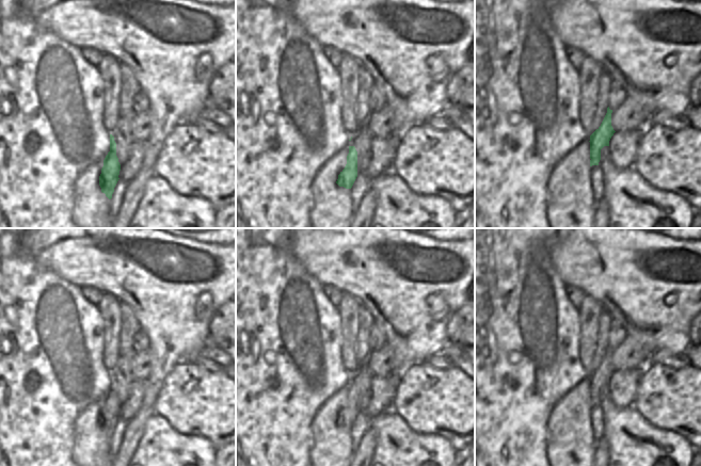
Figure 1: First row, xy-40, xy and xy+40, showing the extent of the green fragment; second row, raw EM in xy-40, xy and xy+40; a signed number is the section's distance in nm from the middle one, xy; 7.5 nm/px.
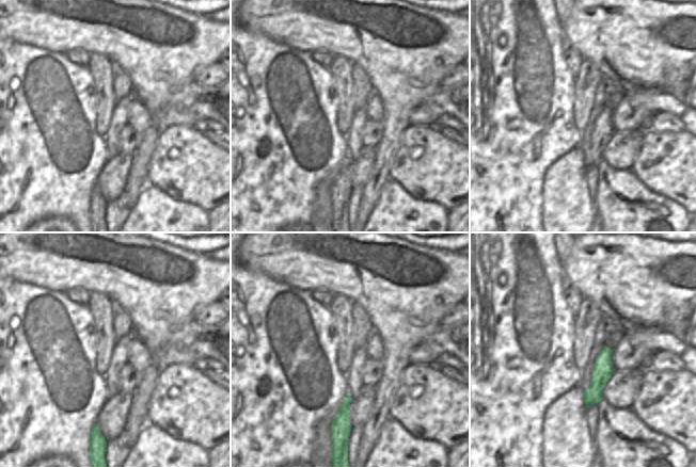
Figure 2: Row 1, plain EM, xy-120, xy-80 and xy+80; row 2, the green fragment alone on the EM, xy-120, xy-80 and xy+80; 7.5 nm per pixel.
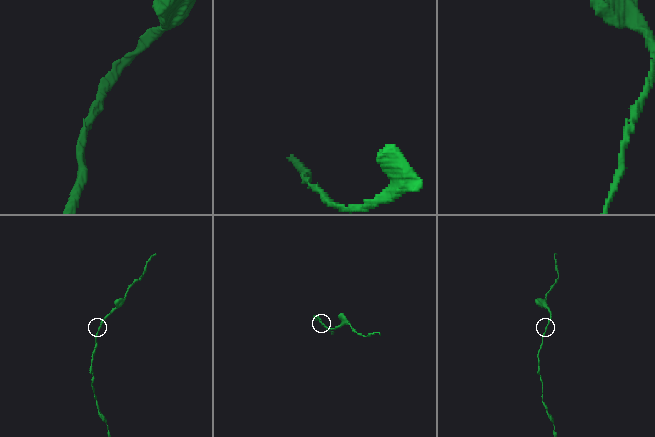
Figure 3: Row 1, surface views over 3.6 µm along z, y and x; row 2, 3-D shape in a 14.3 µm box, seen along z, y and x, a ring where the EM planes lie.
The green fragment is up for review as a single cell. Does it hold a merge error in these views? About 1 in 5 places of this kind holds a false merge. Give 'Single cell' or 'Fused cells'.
Single cell

